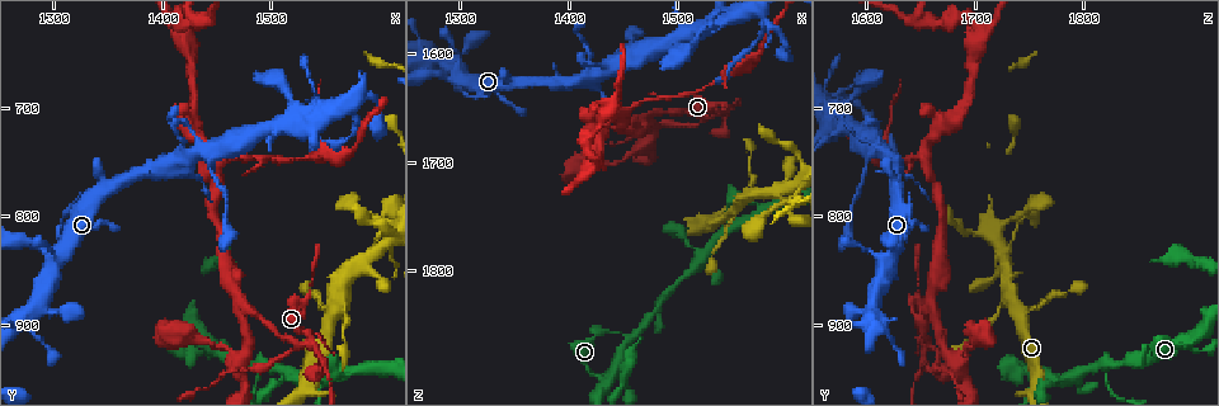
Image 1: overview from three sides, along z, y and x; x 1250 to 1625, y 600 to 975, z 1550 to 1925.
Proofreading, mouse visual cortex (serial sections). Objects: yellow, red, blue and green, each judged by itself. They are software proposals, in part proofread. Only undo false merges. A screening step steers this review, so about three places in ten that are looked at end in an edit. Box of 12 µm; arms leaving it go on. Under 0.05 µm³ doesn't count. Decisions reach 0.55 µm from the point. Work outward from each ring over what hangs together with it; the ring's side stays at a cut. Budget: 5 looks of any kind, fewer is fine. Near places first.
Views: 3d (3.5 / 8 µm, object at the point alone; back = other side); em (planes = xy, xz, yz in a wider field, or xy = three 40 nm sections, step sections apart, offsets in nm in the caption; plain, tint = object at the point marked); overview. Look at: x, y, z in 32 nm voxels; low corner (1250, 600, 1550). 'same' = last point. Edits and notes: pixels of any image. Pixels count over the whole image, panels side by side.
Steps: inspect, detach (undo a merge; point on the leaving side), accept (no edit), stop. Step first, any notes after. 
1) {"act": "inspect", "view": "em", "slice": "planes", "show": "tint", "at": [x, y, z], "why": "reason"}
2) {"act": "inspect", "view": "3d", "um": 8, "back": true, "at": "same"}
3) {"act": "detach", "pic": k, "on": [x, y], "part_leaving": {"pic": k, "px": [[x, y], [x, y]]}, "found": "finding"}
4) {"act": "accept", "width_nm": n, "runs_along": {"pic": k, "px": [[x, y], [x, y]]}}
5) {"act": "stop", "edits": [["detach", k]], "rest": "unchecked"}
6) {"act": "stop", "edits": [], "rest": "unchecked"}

{"act": "inspect", "view": "3d", "um": 3.5, "back": true, "at": [1492, 936, 1822], "why": "side arm on a straight run"}

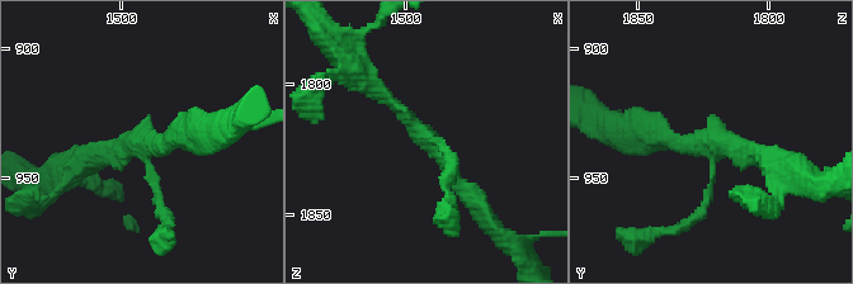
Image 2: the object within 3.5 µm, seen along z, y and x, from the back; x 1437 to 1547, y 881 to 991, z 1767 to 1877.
{"act": "inspect", "view": "em", "slice": "xy", "step": 3, "show": "tint", "at": [1492, 935, 1821], "arms": 3, "arm_widths_nm": [100, 200, 250], "why": "shape alone is not enough"}

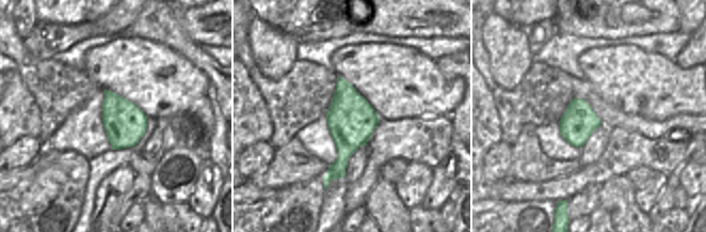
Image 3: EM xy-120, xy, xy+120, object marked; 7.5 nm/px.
{"act": "accept", "runs_along": {"pic": 2, "px": [[480, 206], [410, 118], [371, 86]]}, "found": "continuous, no second cell"}

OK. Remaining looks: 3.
{"act": "inspect", "view": "3d", "um": 3.5, "at": [1566, 878, 1732], "why": "abrupt turn"}

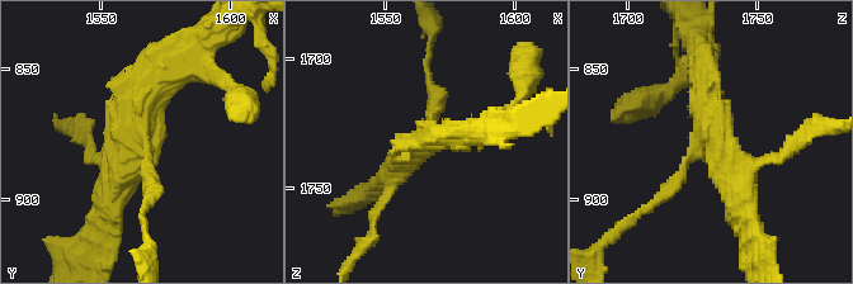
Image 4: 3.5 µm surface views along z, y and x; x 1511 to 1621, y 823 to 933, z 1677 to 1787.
{"act": "inspect", "view": "em", "slice": "planes", "show": "tint", "at": [1564, 878, 1732], "why": "now the EM"}

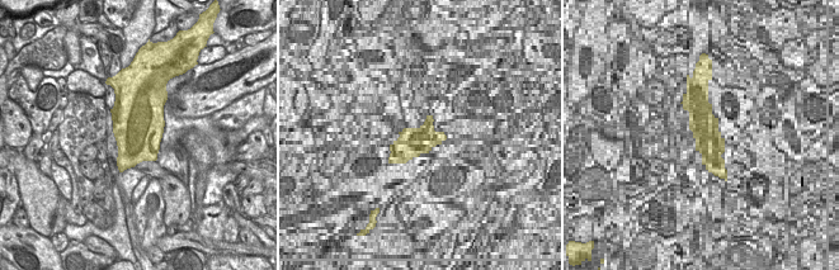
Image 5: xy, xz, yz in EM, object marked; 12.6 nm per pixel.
{"act": "accept", "runs_along": {"pic": 4, "px": [[109, 212], [168, 65]]}, "found": "continuous, no second cell"}

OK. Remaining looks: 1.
{"act": "stop", "edits": [], "rest": "unchecked"}

